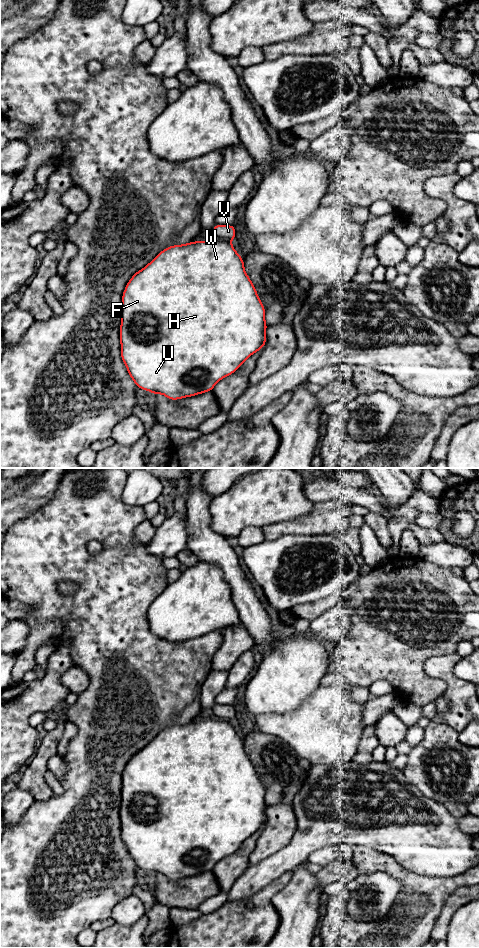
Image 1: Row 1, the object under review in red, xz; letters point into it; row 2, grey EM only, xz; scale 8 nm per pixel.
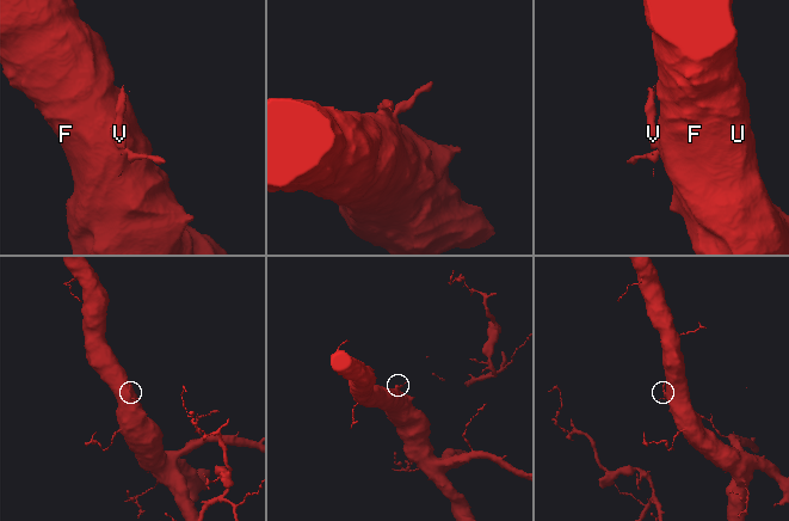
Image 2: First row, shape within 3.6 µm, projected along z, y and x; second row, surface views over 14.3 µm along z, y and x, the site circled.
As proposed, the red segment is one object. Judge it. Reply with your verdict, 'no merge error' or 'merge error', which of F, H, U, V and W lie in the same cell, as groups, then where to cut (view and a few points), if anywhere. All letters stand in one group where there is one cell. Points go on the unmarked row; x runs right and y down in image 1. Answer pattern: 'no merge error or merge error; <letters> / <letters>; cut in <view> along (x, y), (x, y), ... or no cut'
merge error; F H U W / V; cut in xz along (218, 718), (229, 721)

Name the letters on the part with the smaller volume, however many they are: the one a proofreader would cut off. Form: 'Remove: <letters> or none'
Remove: V

